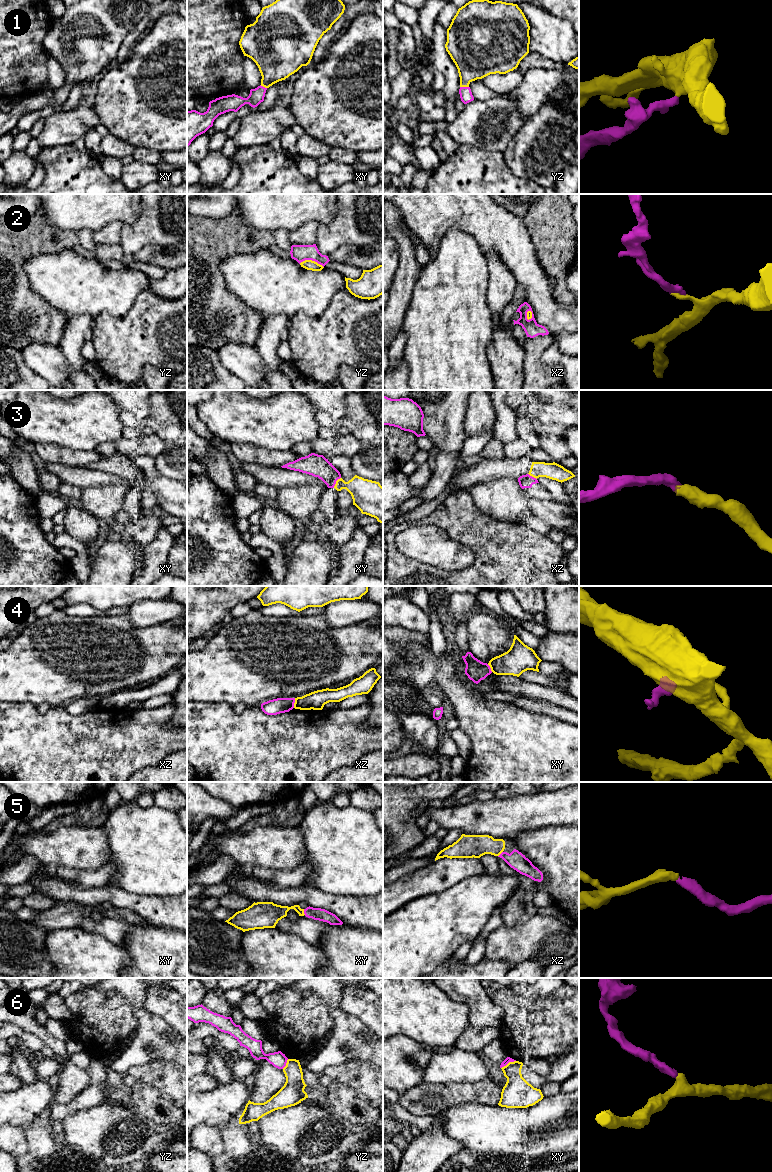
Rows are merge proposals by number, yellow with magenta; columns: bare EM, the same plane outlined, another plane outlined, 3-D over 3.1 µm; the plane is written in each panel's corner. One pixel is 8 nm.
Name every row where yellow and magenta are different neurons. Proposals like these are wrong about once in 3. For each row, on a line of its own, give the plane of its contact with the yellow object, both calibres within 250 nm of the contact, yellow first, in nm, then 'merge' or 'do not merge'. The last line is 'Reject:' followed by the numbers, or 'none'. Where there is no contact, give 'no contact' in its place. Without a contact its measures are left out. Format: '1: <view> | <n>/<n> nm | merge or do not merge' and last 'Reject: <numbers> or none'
1: yz | 340/100 nm | merge
2: yz | 80/140 nm | do not merge
3: xy | 220/180 nm | do not merge
4: xz | 150/130 nm | do not merge
5: xy | 160/100 nm | merge
6: xy | 240/50 nm | do not merge
Reject: 2, 3, 4, 6

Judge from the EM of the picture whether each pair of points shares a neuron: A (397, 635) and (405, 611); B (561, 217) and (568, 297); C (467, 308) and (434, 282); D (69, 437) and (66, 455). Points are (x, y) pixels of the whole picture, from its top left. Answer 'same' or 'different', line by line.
A: different
B: same
C: same
D: different

